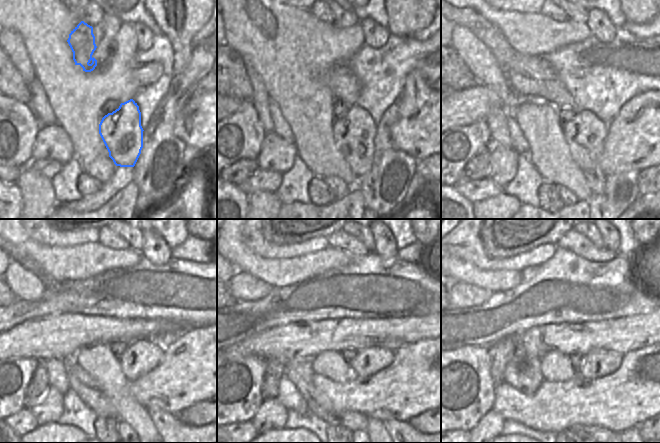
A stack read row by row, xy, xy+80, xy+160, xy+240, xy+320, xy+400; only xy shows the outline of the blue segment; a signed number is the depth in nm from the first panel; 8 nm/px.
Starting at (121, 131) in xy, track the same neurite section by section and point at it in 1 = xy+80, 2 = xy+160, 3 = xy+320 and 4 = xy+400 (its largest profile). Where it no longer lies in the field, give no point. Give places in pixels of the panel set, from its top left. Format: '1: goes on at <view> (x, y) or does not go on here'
1: goes on at xy+80 (354, 134)
2: goes on at xy+160 (585, 134)
3: goes on at xy+320 (367, 362)
4: goes on at xy+400 (598, 363)

